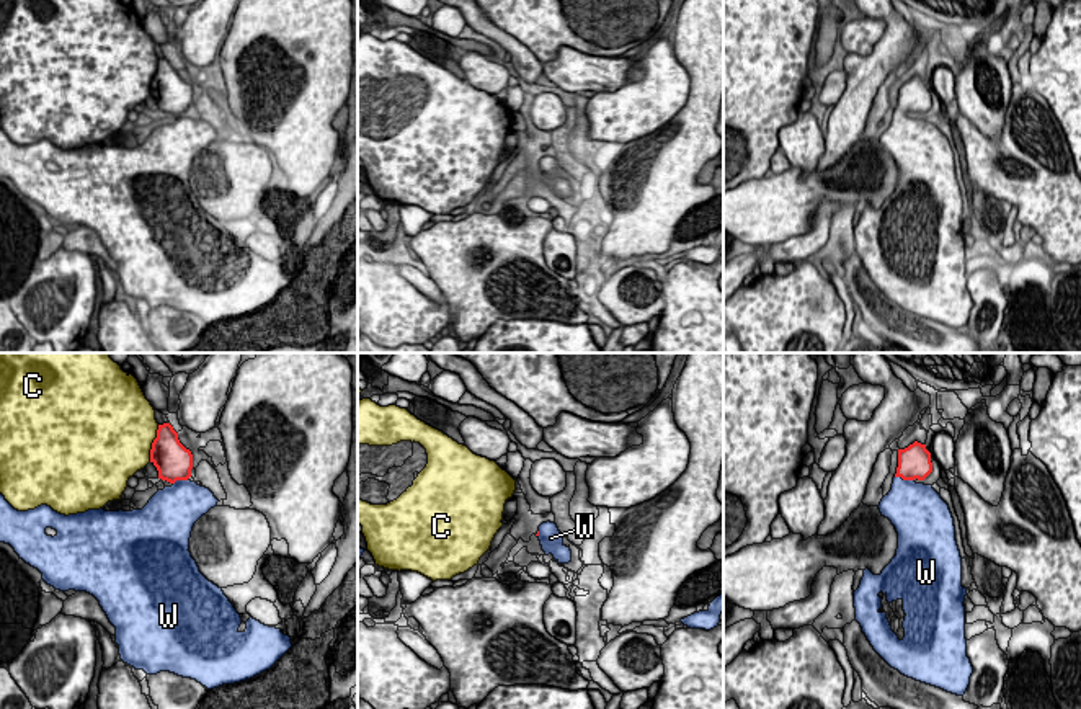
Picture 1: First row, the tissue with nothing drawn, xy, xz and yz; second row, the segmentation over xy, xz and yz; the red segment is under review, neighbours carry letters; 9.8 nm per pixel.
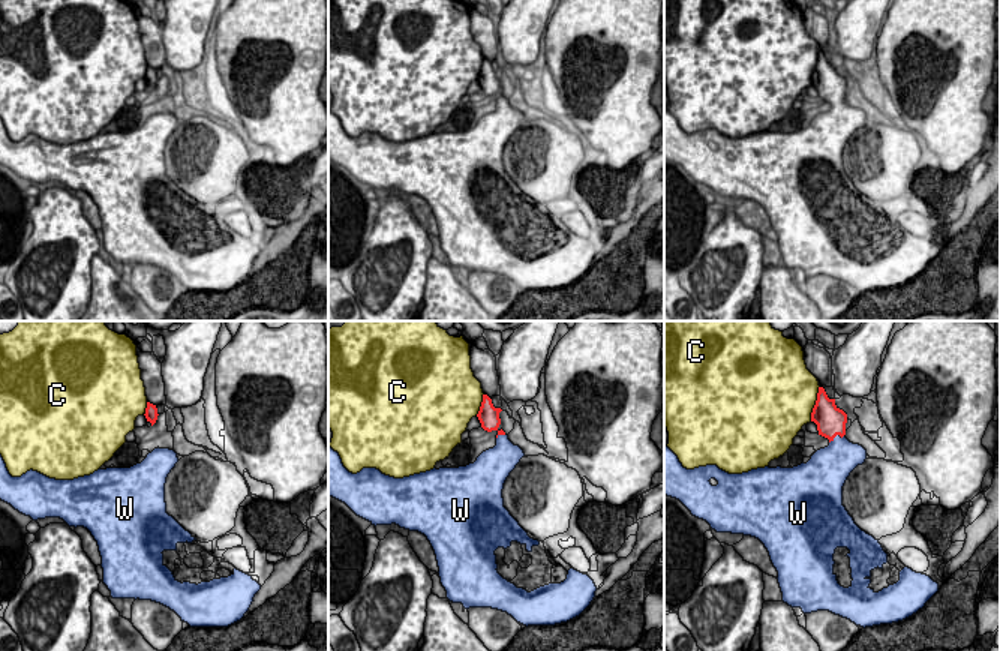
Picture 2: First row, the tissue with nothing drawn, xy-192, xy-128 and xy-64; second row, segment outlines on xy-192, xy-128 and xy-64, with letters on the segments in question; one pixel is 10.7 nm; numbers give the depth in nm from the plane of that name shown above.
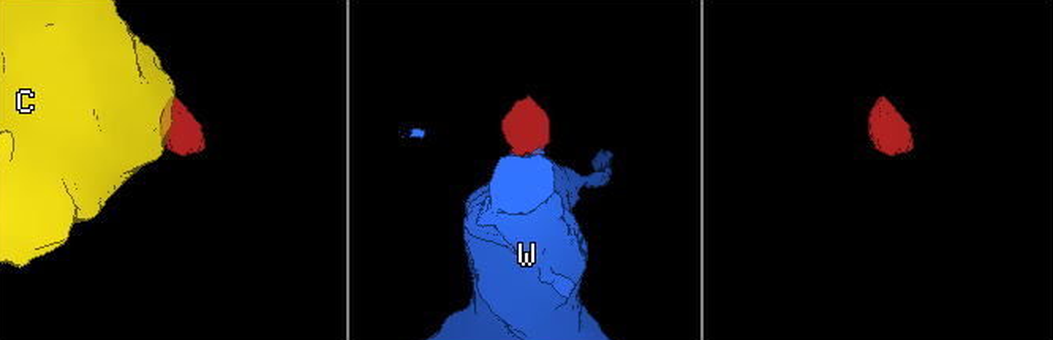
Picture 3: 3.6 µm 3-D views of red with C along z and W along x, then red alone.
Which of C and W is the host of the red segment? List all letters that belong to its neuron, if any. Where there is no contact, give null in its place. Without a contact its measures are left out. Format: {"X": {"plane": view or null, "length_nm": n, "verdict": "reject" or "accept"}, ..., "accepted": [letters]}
{"C": {"plane": "xy", "length_nm": 380, "verdict": "reject"}, "W": {"plane": "yz", "length_nm": 200, "verdict": "accept"}, "accepted": ["W"]}

